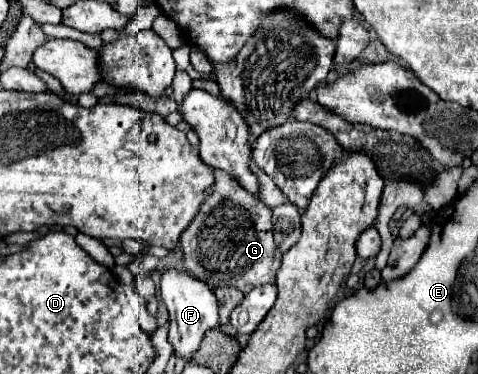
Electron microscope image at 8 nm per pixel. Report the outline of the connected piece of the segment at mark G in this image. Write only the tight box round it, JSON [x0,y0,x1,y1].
[179,169,283,293]

